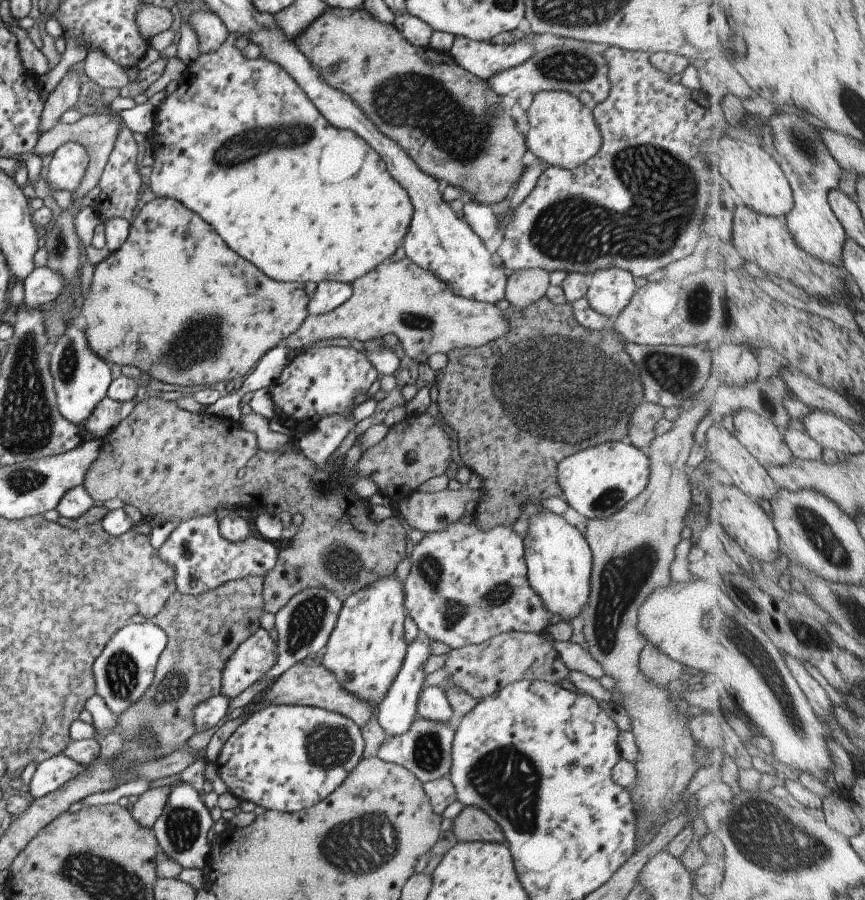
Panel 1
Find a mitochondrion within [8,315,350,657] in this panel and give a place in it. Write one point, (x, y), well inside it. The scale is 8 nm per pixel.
(307, 620)

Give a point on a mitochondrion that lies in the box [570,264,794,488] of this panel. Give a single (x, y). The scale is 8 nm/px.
(678, 373)

